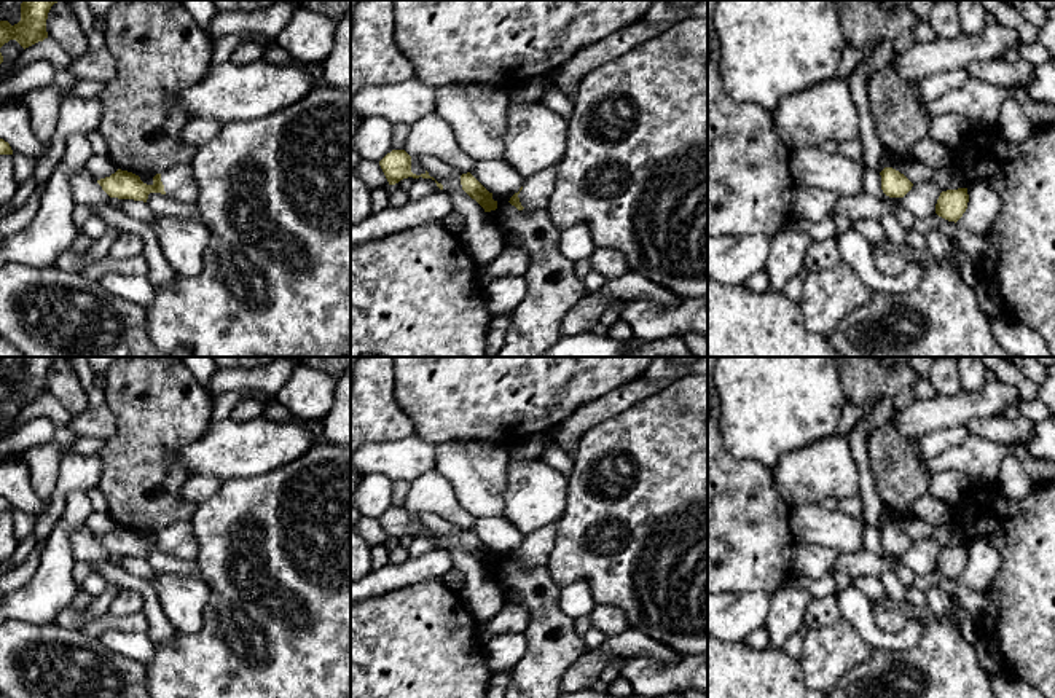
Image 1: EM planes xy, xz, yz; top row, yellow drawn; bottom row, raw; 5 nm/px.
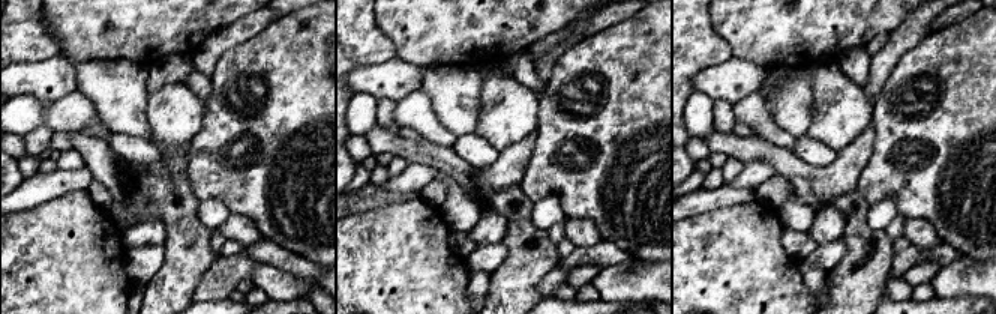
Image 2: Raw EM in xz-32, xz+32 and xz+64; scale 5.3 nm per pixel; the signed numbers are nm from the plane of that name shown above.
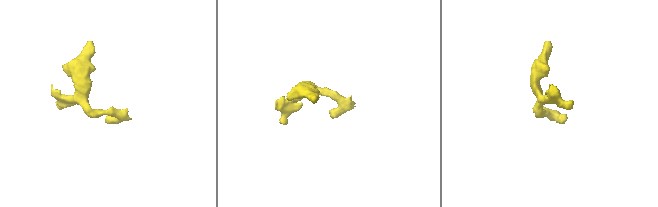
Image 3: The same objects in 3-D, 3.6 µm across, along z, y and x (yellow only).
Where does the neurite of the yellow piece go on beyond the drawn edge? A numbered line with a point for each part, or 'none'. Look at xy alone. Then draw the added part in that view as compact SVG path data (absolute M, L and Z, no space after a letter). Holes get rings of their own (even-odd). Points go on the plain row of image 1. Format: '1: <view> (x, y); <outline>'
1: xy (179, 539); M178 521L171 524L161 531L161 539L169 555L185 561L196 561L198 540L191 521Z

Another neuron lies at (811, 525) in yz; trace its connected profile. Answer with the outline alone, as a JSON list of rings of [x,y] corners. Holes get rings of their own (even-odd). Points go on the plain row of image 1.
[[[805,504],[790,508],[789,529],[798,543],[827,547],[846,555],[862,548],[865,523],[838,508]]]

